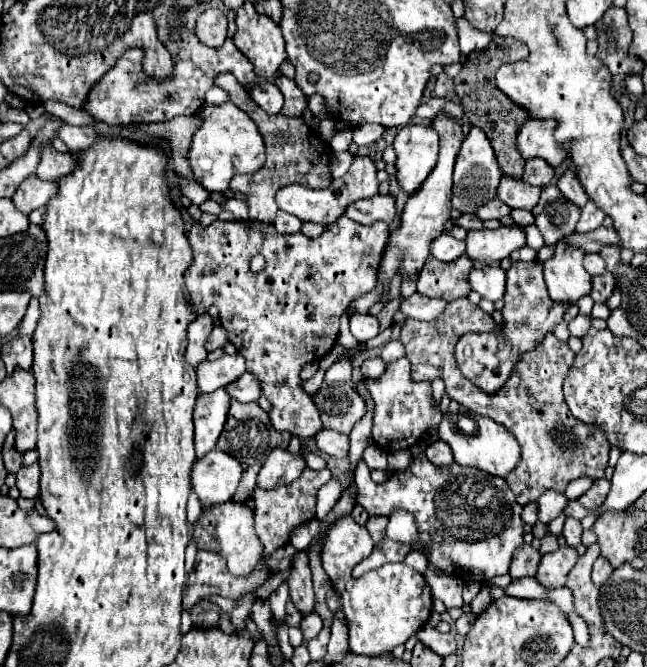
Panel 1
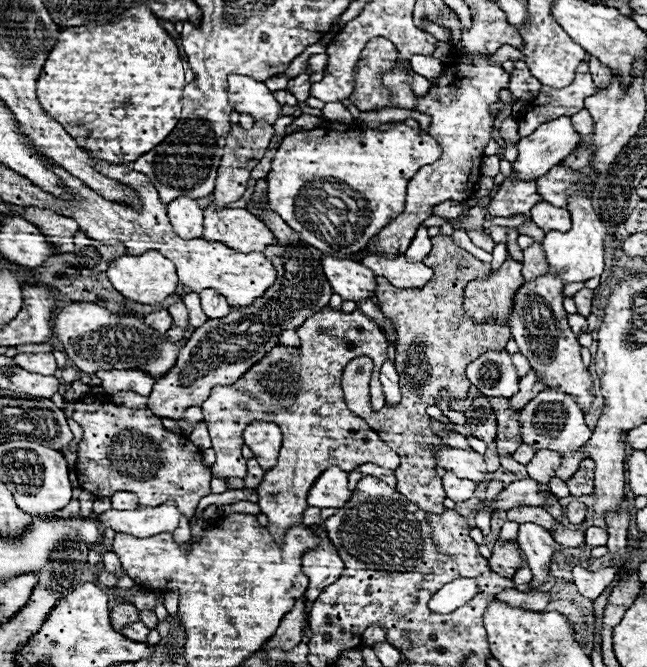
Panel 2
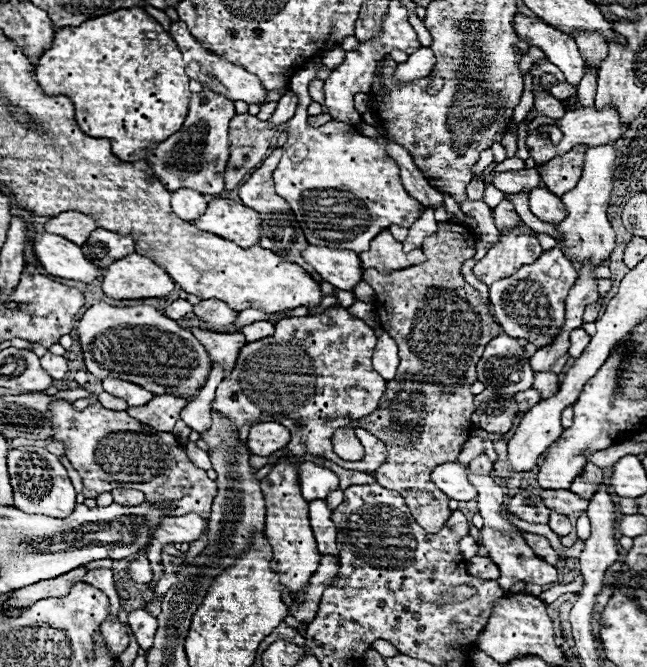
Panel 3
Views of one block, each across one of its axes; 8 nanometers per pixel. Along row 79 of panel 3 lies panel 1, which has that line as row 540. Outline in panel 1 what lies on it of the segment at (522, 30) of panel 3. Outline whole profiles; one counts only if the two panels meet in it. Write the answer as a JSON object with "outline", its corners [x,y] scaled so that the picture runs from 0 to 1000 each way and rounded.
{"outline":[[[875,777],[875,786],[872,786],[872,795],[869,795],[869,804],[875,807],[875,819],[881,822],[890,822],[900,816],[896,804],[900,804],[900,789],[896,789],[896,780],[890,777]]]}

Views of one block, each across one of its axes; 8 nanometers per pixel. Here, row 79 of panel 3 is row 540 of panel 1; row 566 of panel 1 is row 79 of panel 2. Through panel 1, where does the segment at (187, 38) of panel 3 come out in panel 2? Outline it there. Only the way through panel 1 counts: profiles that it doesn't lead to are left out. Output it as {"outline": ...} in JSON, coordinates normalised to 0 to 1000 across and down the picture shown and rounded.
{"outline":[[[355,111],[352,114],[352,141],[355,156],[377,156],[377,171],[389,174],[393,183],[417,183],[423,186],[433,177],[433,153],[420,144],[408,123],[399,123],[383,114]]]}

